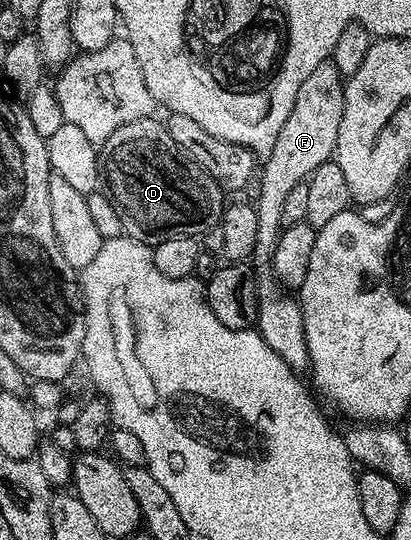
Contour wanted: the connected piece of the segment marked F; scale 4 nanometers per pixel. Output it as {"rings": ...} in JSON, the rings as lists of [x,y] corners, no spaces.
{"rings":[[[328,59],[323,61],[309,76],[305,79],[305,83],[301,83],[301,87],[297,91],[297,99],[293,103],[293,111],[289,111],[289,119],[285,119],[285,127],[281,127],[281,135],[277,135],[277,139],[273,143],[270,153],[266,154],[264,163],[261,165],[261,172],[257,177],[257,185],[259,181],[259,201],[254,202],[255,210],[257,211],[257,243],[253,254],[253,265],[256,278],[259,282],[259,319],[257,322],[257,331],[265,339],[265,343],[269,343],[269,347],[273,347],[273,351],[277,351],[277,355],[281,355],[281,359],[285,359],[285,363],[289,363],[289,367],[296,371],[303,371],[310,366],[309,347],[305,343],[305,323],[303,322],[303,312],[299,306],[298,300],[281,284],[278,277],[275,275],[273,262],[275,259],[275,251],[279,248],[279,235],[283,232],[285,224],[283,220],[283,208],[285,207],[285,199],[289,199],[289,191],[293,191],[293,187],[304,184],[305,179],[310,178],[311,174],[317,171],[317,167],[321,167],[321,163],[332,160],[335,152],[335,144],[337,143],[337,127],[341,127],[341,115],[343,114],[343,87],[345,84],[344,74],[339,74],[339,69],[334,65],[334,60]]]}

